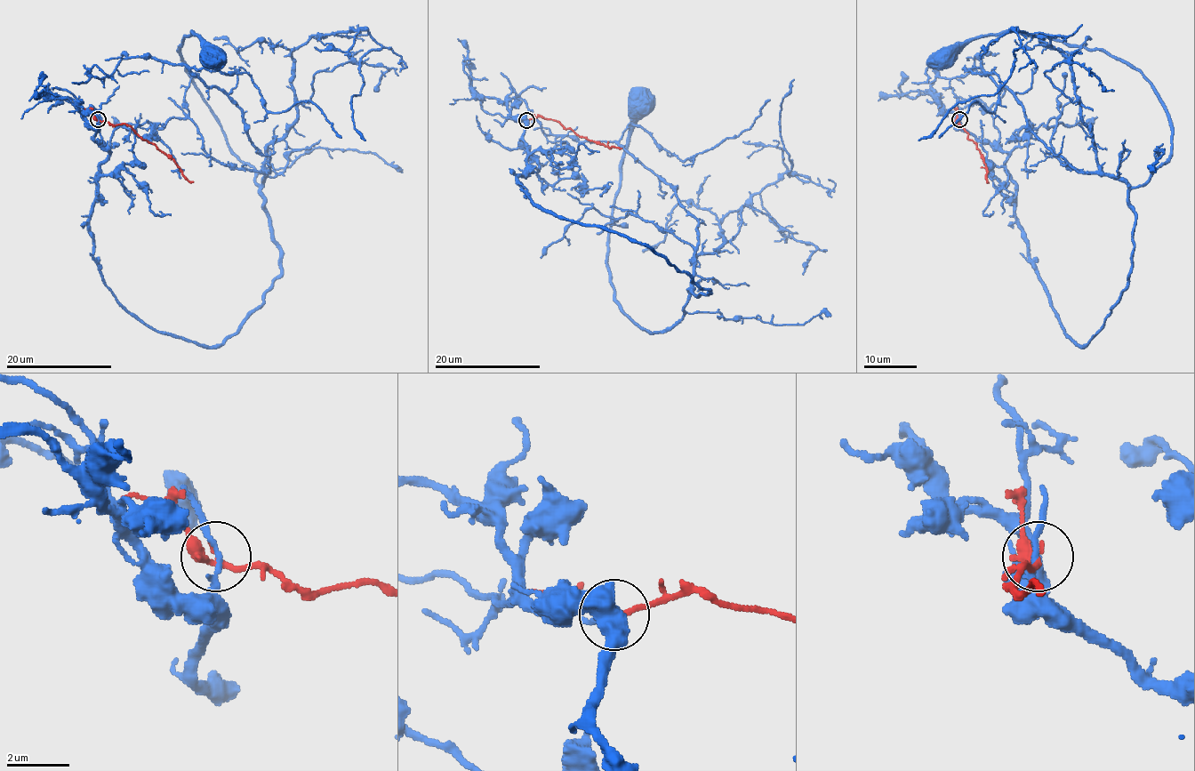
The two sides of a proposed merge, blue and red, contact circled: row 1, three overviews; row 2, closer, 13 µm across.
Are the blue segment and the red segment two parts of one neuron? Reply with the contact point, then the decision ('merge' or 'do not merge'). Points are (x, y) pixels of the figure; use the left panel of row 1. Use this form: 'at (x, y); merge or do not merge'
at (98, 119); do not merge

